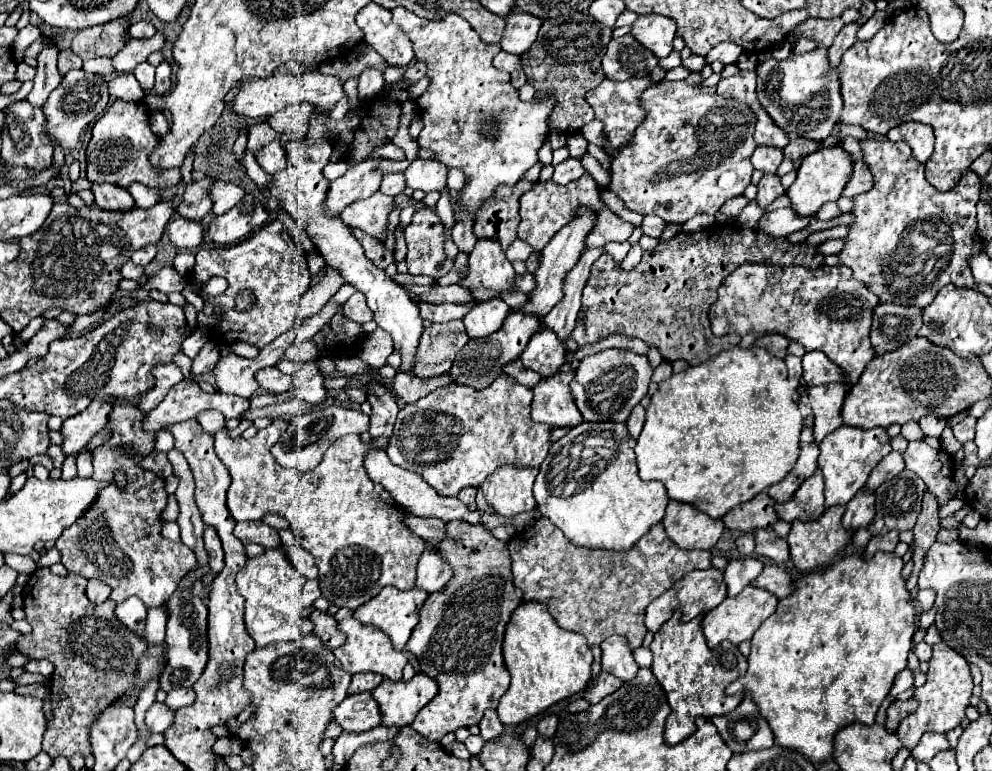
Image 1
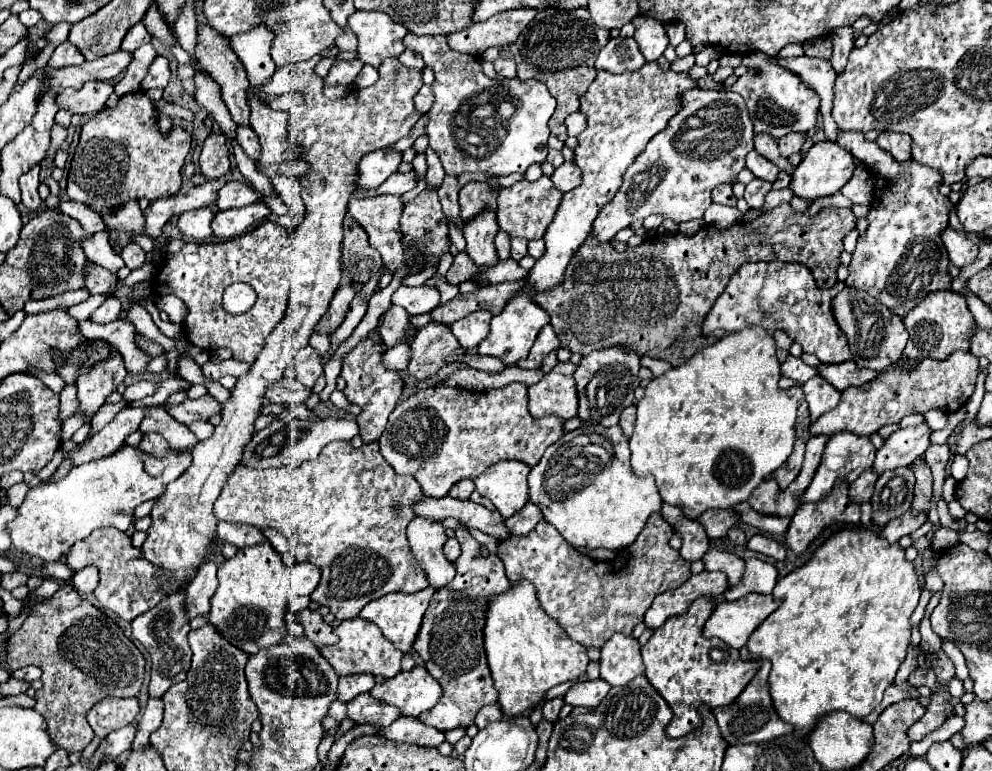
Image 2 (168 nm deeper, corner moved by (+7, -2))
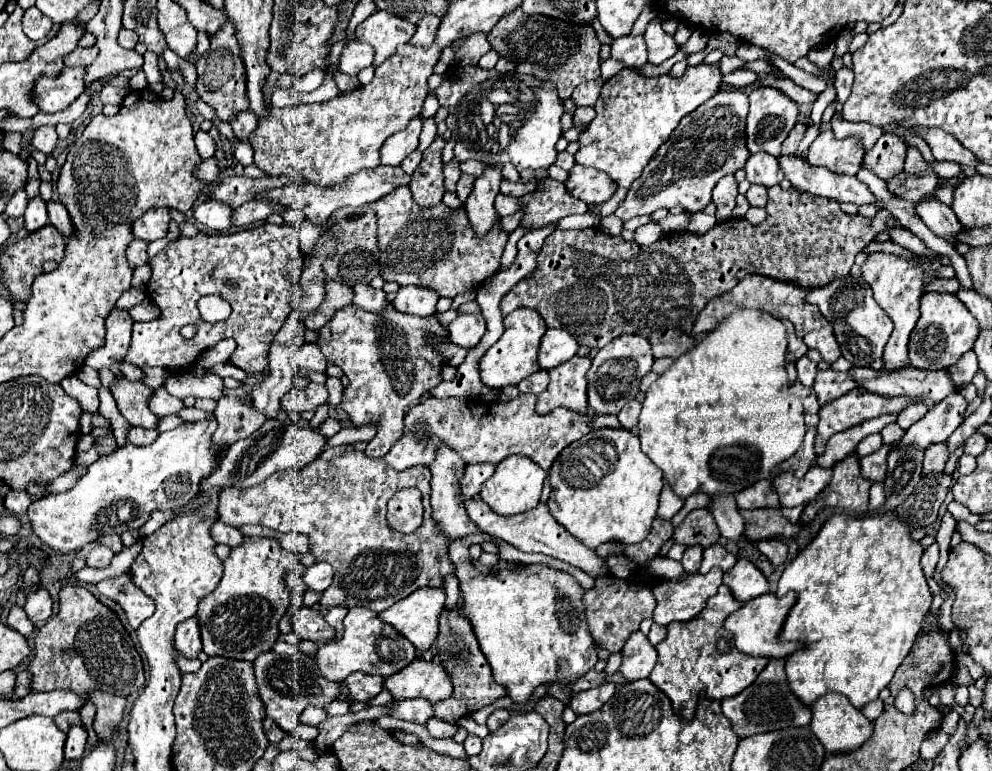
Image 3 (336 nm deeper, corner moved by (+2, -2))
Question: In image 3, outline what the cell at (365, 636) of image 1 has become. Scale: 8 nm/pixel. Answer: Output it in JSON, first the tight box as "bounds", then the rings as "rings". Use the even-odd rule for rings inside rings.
{"bounds":[316,607,416,681],"rings":[[[352,607],[344,617],[344,637],[338,643],[332,643],[328,649],[318,649],[316,663],[322,675],[328,681],[344,681],[354,671],[374,673],[374,675],[394,675],[416,657],[416,647],[402,637],[390,623],[382,621],[374,611],[366,607]],[[370,667],[384,667],[384,669],[370,669]]]}

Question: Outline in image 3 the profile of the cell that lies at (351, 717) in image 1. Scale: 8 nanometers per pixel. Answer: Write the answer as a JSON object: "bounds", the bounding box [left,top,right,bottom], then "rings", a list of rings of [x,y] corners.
{"bounds":[392,699,434,725],"rings":[[[404,699],[398,701],[398,705],[392,709],[392,717],[424,725],[434,717],[434,705],[428,699]]]}

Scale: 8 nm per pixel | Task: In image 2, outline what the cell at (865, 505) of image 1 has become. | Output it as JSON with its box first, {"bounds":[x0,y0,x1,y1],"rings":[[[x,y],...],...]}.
{"bounds":[849,469,877,505],"rings":[[[873,469],[867,471],[867,473],[863,473],[863,475],[859,475],[857,481],[853,481],[853,483],[849,485],[849,499],[851,499],[853,503],[857,503],[857,505],[869,503],[875,481],[877,481],[877,475],[873,473]]]}

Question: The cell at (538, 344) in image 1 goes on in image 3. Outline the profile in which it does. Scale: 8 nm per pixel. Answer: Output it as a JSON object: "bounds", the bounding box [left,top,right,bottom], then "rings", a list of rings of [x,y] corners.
{"bounds":[538,329,578,369],"rings":[[[548,329],[542,337],[542,345],[540,345],[540,355],[538,355],[538,363],[542,369],[552,369],[558,367],[562,363],[566,363],[568,359],[572,359],[578,351],[578,341],[562,329]]]}

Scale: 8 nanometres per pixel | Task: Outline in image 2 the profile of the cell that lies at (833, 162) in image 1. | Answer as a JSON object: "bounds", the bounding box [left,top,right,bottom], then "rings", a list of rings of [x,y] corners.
{"bounds":[789,141,853,201],"rings":[[[821,141],[821,143],[815,143],[801,159],[801,163],[795,167],[793,171],[793,177],[791,177],[791,183],[789,183],[789,189],[801,197],[801,199],[807,199],[807,201],[815,201],[819,197],[825,197],[825,195],[833,195],[837,193],[853,175],[853,157],[851,153],[837,145],[837,143],[831,143],[831,141]]]}

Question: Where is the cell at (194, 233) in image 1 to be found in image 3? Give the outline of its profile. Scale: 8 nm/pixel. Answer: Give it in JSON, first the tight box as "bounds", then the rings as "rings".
{"bounds":[194,201,232,231],"rings":[[[204,201],[194,209],[196,223],[212,229],[212,231],[228,231],[232,227],[232,207],[222,201]]]}

